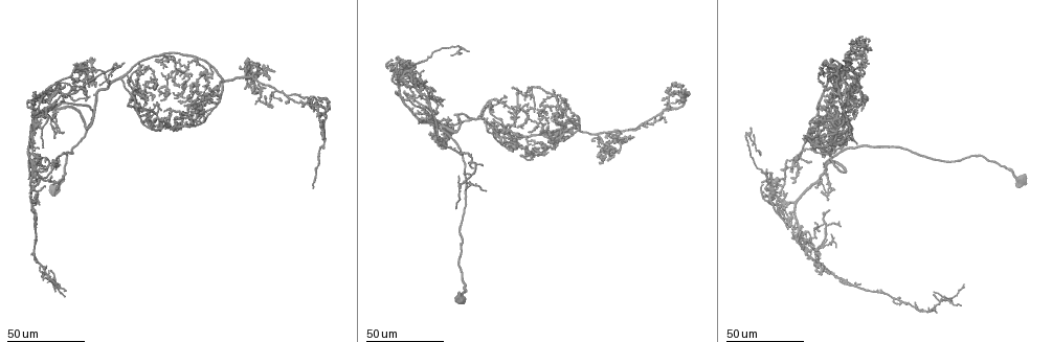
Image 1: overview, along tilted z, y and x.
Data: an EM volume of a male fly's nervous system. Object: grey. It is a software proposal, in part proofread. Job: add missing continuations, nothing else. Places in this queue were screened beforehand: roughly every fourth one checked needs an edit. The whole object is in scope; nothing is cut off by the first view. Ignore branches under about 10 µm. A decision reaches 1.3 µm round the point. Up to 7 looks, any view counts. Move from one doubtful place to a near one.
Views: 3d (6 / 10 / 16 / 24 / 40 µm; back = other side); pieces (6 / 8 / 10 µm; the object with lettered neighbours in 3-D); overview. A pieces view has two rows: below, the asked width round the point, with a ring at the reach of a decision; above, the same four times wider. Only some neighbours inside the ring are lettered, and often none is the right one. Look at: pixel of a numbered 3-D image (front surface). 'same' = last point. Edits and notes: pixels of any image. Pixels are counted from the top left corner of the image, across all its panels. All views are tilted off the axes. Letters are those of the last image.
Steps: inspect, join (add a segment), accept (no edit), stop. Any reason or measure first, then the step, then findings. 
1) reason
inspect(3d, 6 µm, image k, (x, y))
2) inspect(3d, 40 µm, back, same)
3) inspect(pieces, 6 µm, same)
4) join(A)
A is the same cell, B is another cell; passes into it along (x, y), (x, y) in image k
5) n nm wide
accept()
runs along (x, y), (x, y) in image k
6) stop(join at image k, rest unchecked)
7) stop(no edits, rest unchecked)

an open end
inspect(3d, 24 µm, image 1, (196, 107))

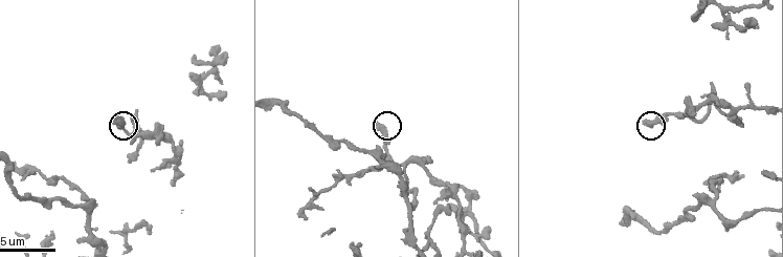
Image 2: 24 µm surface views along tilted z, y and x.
inspect(pieces, 8 µm, image 2, (377, 123))

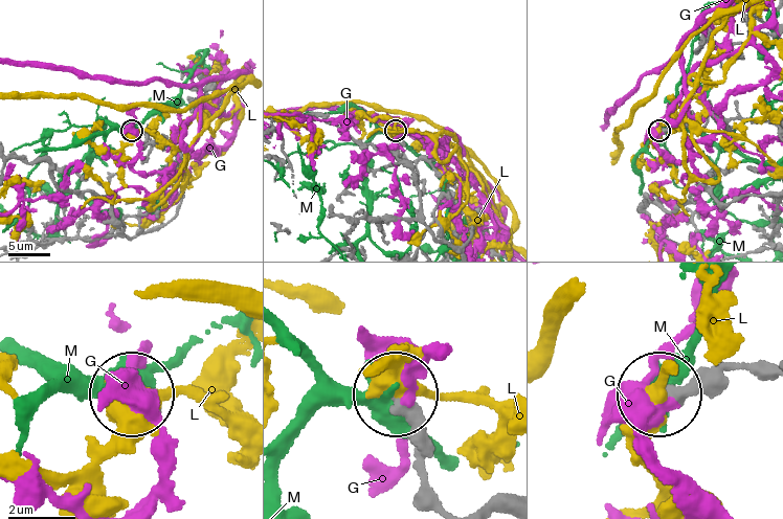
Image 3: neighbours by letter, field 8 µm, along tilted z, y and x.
accept()
G, L and M are other cells; none of them fits

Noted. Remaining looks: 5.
end of a long branch
inspect(3d, 24 µm, image 1, (147, 93))

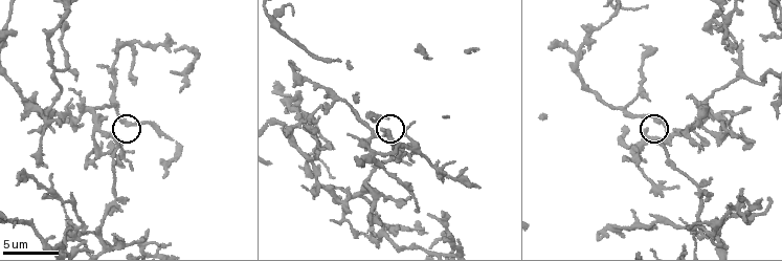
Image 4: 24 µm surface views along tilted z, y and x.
inspect(pieces, 10 µm, image 4, (115, 139))

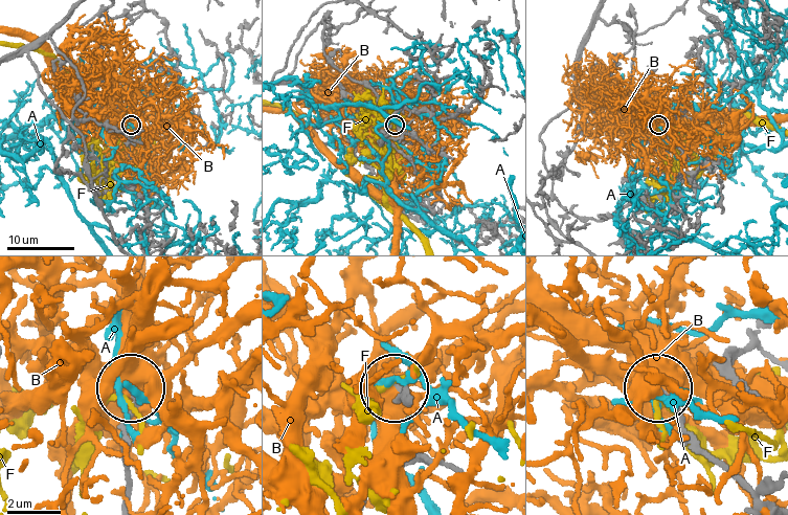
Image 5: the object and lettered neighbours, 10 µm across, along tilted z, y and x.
230 nm wide
accept()
A, B and F are other cells; none of them fits

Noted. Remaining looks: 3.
branch stops here
inspect(3d, 6 µm, image 4, (17, 177))

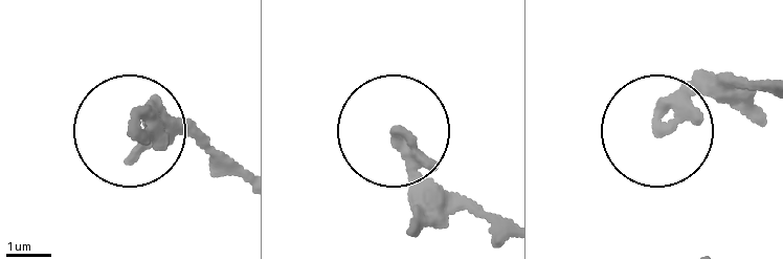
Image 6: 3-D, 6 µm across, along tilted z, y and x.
see the neighbours
inspect(pieces, 8 µm, image 6, (659, 126))

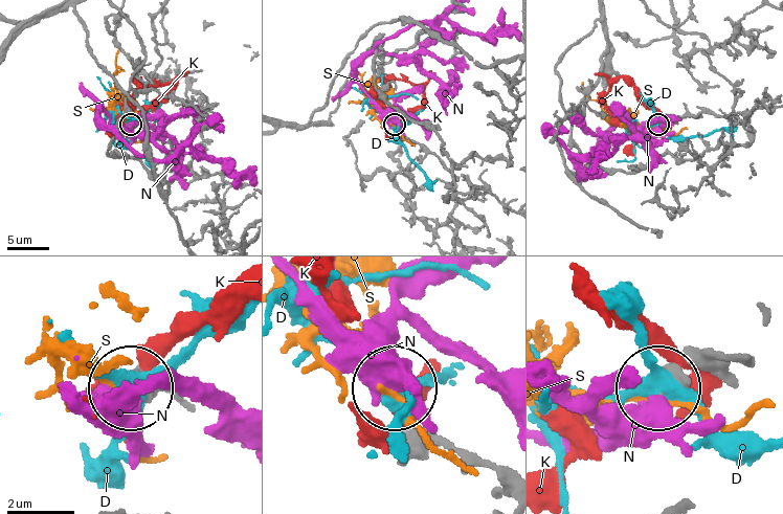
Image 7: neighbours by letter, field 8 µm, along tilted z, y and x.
accept()
D, K, N and S are other cells; runs along (748, 364), (688, 366), (661, 385) in image 7; no lettered segment goes on from it

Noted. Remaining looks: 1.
stop(no edits, rest unchecked)

